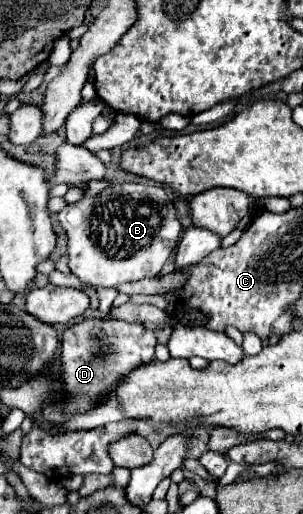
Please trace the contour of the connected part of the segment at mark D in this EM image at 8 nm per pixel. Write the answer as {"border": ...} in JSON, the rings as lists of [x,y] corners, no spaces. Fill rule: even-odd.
{"border":[[[82,319],[76,325],[68,327],[64,331],[62,353],[60,353],[60,367],[64,373],[62,379],[64,379],[64,389],[68,395],[64,403],[66,409],[70,413],[84,413],[84,411],[94,409],[94,401],[98,401],[98,397],[104,395],[108,389],[114,389],[116,381],[120,381],[122,375],[154,359],[154,345],[156,345],[154,331],[144,327],[142,323],[126,323],[126,321],[112,321],[112,319]]]}

